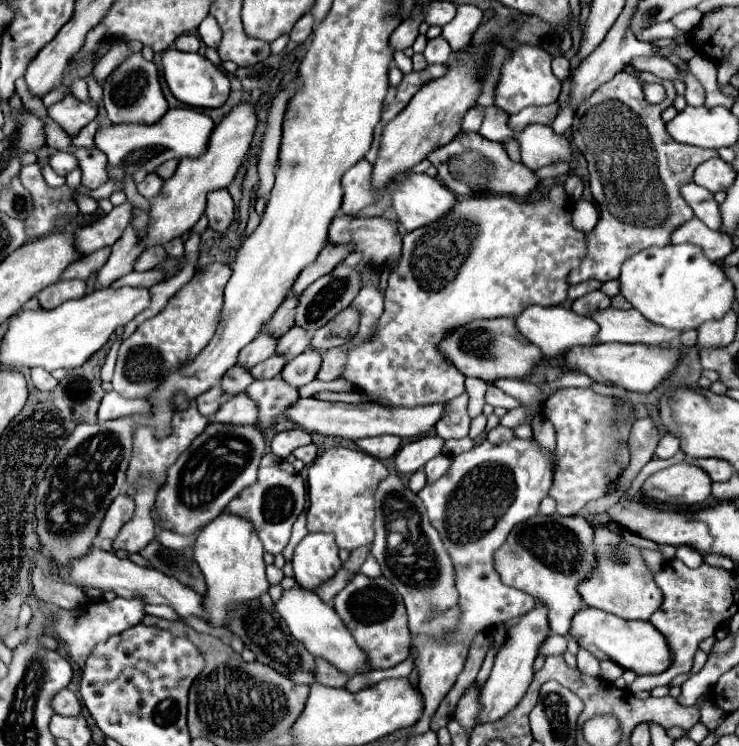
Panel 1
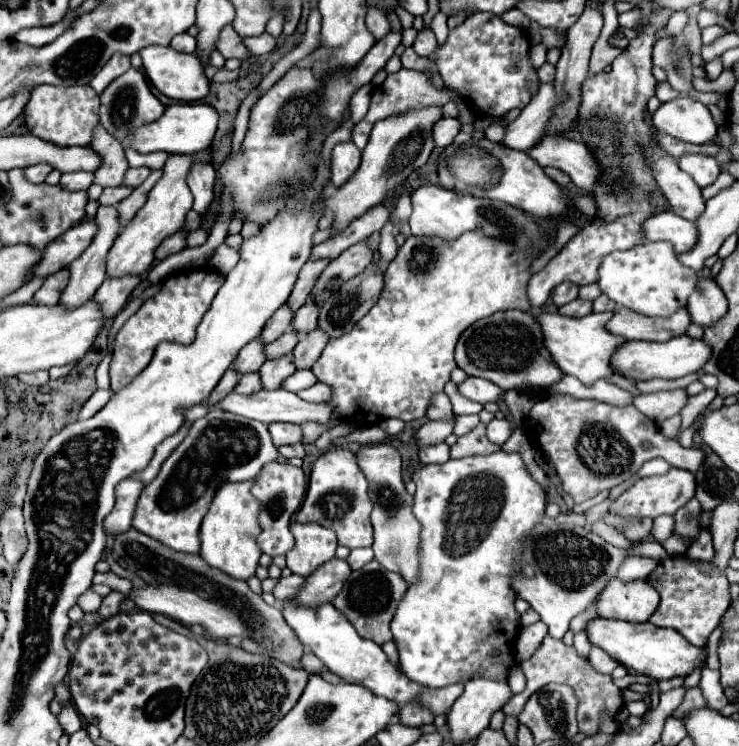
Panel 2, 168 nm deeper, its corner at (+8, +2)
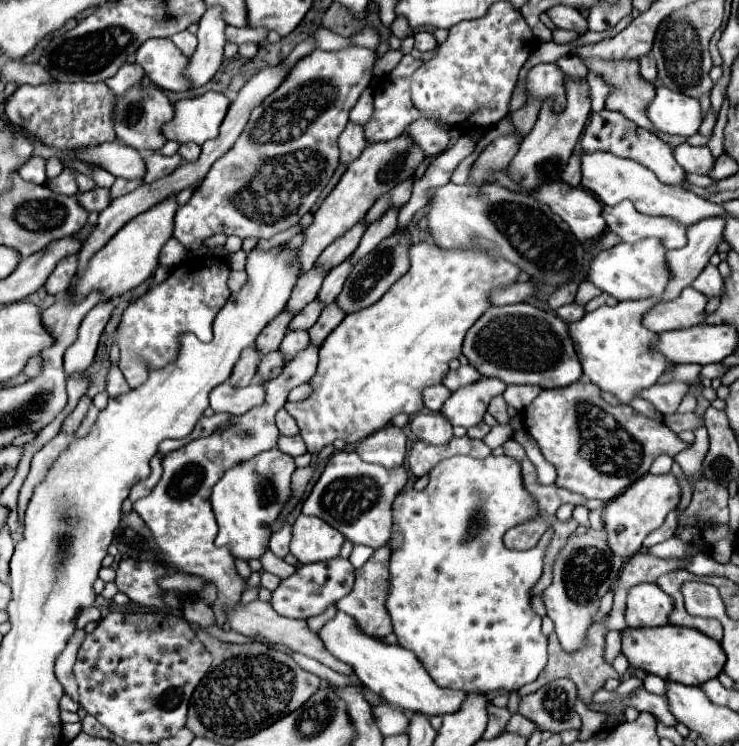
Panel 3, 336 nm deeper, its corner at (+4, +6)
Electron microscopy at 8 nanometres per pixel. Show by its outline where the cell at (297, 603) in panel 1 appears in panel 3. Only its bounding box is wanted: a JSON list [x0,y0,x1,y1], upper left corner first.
[318,611,466,717]

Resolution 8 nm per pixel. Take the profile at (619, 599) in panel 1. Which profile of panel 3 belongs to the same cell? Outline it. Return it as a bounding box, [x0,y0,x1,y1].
[626,583,672,627]

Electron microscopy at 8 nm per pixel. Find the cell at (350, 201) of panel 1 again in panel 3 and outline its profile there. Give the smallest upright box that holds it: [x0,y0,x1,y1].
[338,123,368,165]

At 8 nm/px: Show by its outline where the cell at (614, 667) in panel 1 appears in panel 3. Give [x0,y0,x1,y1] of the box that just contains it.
[604,631,620,663]

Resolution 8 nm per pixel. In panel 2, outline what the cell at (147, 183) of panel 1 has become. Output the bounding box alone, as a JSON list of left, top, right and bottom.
[98,185,132,205]

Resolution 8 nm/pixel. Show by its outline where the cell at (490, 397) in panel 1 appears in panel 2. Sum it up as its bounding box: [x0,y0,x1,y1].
[458,377,502,403]

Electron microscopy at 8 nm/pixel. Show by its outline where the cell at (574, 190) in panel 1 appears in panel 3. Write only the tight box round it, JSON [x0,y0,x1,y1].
[602,201,686,249]

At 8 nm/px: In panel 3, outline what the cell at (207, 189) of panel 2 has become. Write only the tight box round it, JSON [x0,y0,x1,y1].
[178,143,200,161]

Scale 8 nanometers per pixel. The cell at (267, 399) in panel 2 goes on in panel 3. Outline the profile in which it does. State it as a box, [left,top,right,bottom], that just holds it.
[210,383,266,415]

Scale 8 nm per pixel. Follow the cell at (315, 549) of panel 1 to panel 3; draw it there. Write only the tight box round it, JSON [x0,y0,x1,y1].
[290,515,344,563]

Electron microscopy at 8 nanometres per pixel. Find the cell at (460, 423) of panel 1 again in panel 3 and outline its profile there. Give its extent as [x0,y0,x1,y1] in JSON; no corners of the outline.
[424,385,452,413]

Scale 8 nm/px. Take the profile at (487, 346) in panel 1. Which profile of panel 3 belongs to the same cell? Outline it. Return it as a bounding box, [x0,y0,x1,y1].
[462,303,582,389]

